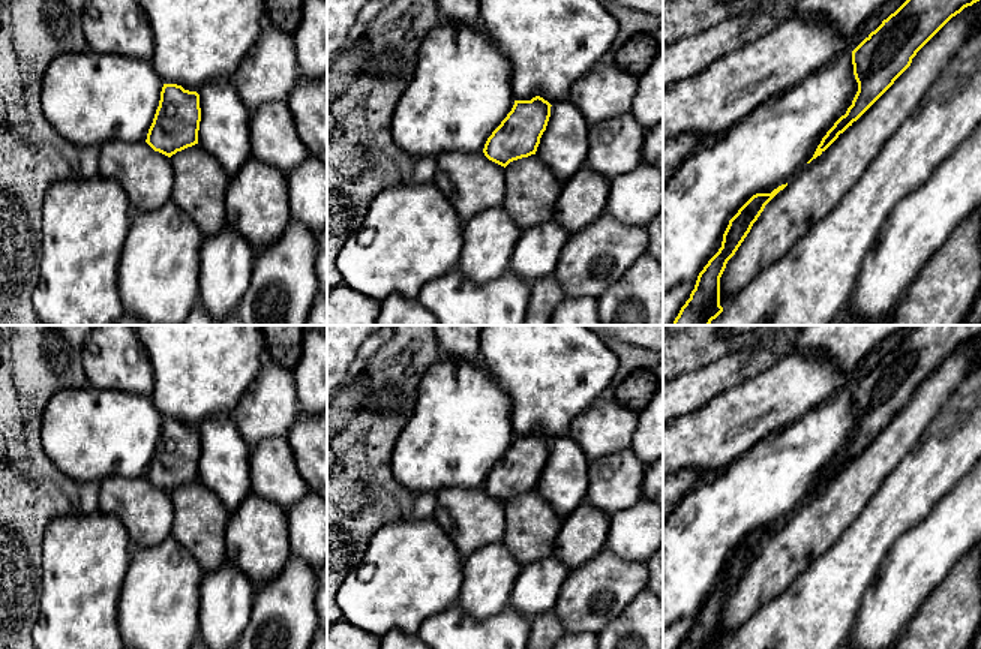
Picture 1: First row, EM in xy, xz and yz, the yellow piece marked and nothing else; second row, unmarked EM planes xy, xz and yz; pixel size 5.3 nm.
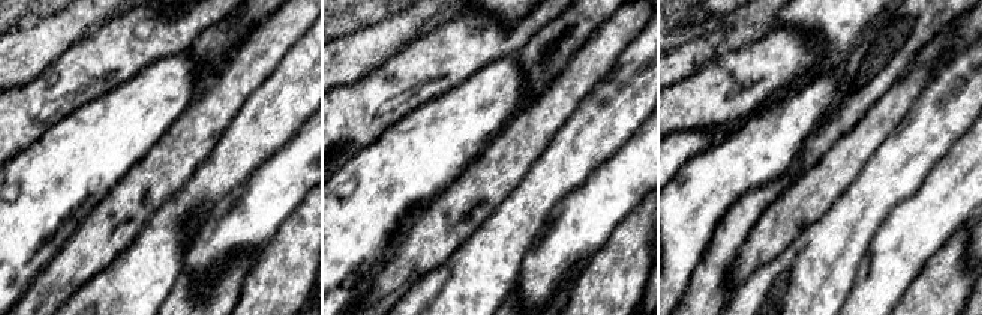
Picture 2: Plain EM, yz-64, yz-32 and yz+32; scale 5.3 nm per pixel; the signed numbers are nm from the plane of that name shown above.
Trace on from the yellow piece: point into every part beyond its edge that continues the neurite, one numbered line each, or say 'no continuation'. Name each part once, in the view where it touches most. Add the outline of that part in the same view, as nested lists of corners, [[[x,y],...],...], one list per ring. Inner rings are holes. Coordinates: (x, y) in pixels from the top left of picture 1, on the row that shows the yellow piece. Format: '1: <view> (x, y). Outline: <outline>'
no continuation

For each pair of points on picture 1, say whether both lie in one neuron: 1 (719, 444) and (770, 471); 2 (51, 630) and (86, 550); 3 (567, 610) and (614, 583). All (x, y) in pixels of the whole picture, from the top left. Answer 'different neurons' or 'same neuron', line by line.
1: different neurons
2: same neuron
3: same neuron

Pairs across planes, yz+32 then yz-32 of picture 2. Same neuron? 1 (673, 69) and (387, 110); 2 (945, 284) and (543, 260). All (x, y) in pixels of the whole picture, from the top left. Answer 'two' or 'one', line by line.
1: two
2: two

